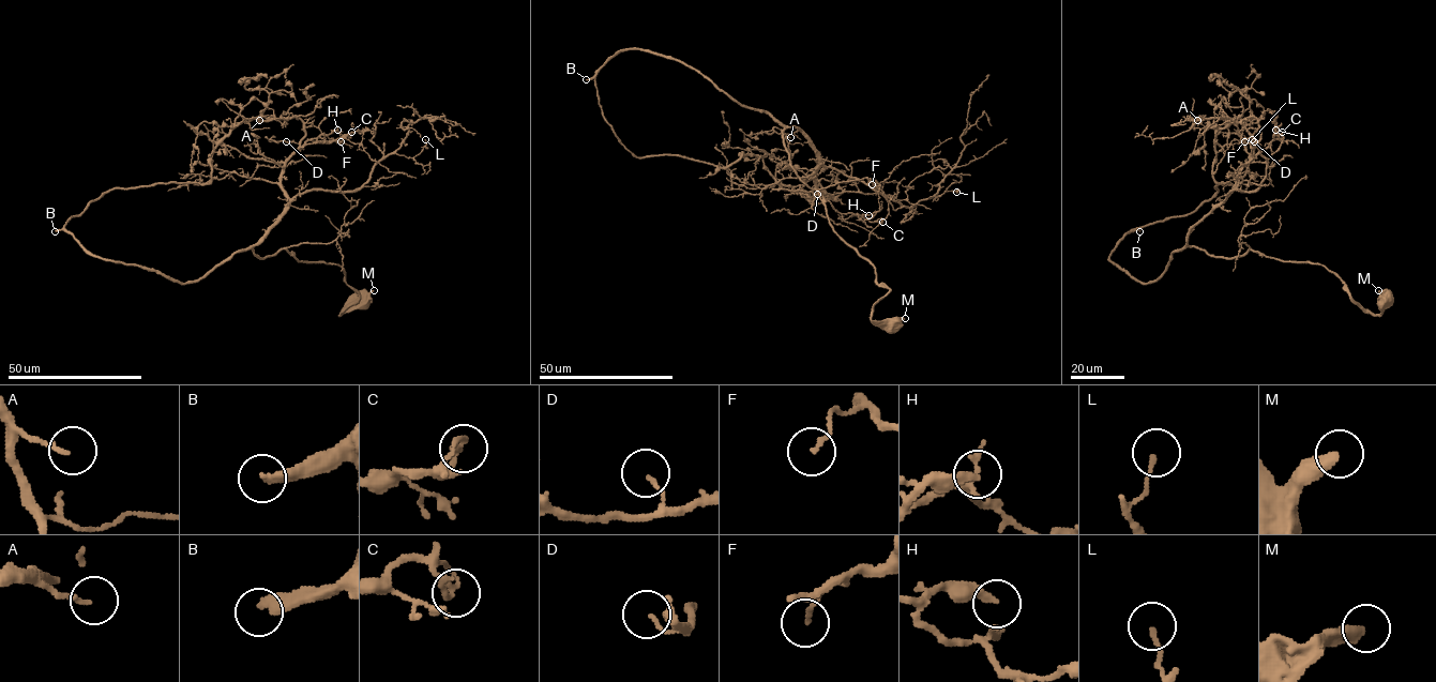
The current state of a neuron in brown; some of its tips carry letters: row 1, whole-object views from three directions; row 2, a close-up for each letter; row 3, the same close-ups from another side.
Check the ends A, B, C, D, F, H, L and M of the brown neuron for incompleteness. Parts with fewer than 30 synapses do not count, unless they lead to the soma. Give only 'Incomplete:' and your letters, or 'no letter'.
Incomplete: B

